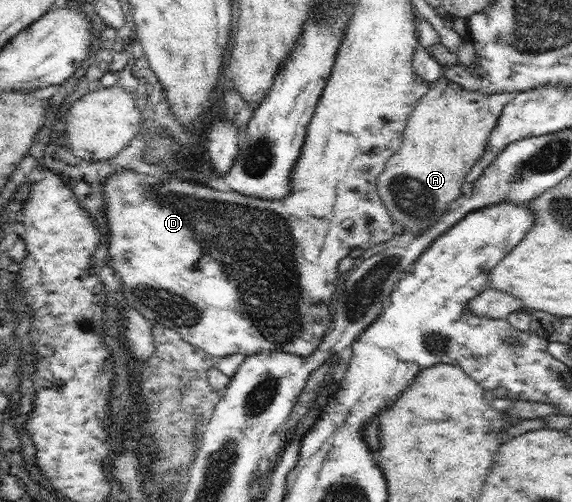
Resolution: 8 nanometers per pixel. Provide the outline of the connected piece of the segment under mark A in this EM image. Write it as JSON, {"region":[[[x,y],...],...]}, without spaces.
{"region":[[[443,76],[429,83],[428,92],[417,102],[408,117],[400,148],[388,159],[376,183],[382,204],[393,221],[402,226],[401,231],[412,232],[415,236],[422,234],[435,225],[447,211],[448,205],[466,190],[464,178],[484,154],[498,119],[490,112],[488,95],[482,91],[466,90]]]}

